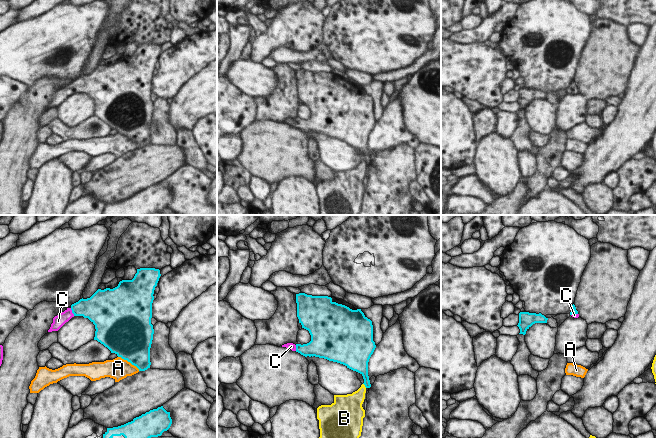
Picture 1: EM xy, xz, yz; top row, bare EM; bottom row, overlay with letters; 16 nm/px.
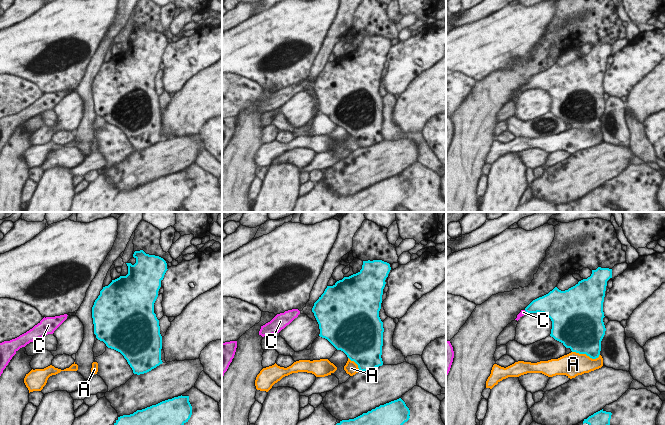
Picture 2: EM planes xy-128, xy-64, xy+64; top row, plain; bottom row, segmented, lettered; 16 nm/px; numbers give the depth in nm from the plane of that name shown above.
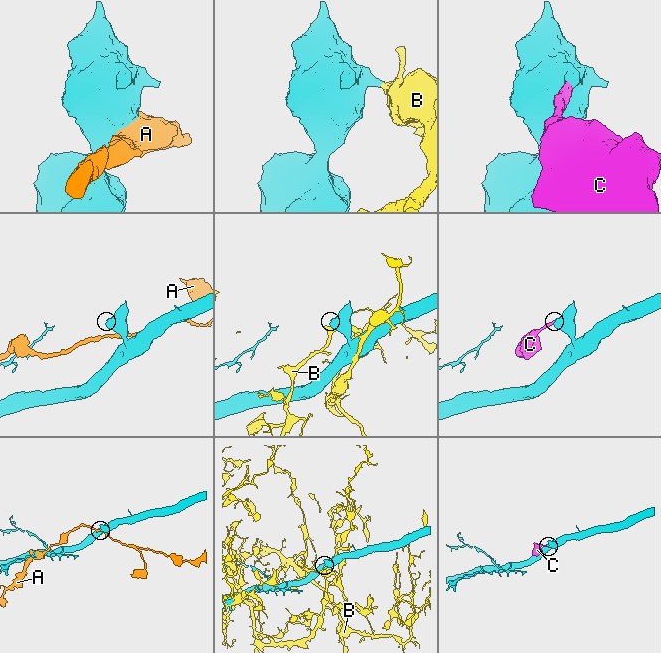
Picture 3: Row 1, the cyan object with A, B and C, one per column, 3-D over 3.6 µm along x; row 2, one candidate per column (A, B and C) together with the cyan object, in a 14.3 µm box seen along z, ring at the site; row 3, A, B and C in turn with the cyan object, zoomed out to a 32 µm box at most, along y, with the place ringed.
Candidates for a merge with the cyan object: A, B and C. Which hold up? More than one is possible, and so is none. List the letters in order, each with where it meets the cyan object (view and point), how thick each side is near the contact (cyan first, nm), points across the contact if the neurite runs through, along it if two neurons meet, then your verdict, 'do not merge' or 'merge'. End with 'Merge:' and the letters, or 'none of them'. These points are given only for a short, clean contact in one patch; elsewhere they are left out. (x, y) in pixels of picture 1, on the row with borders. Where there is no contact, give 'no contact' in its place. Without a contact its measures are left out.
A: contact xy (129, 361); calibres 500 and 340 nm; do not merge
B: contact xz (364, 384); calibres 160 and 220 nm; do not merge
C: contact xy (72, 312); calibres 300 and 190 nm; way xy (87, 308), (79, 308), (72, 312), (59, 320); merge
Merge: C

